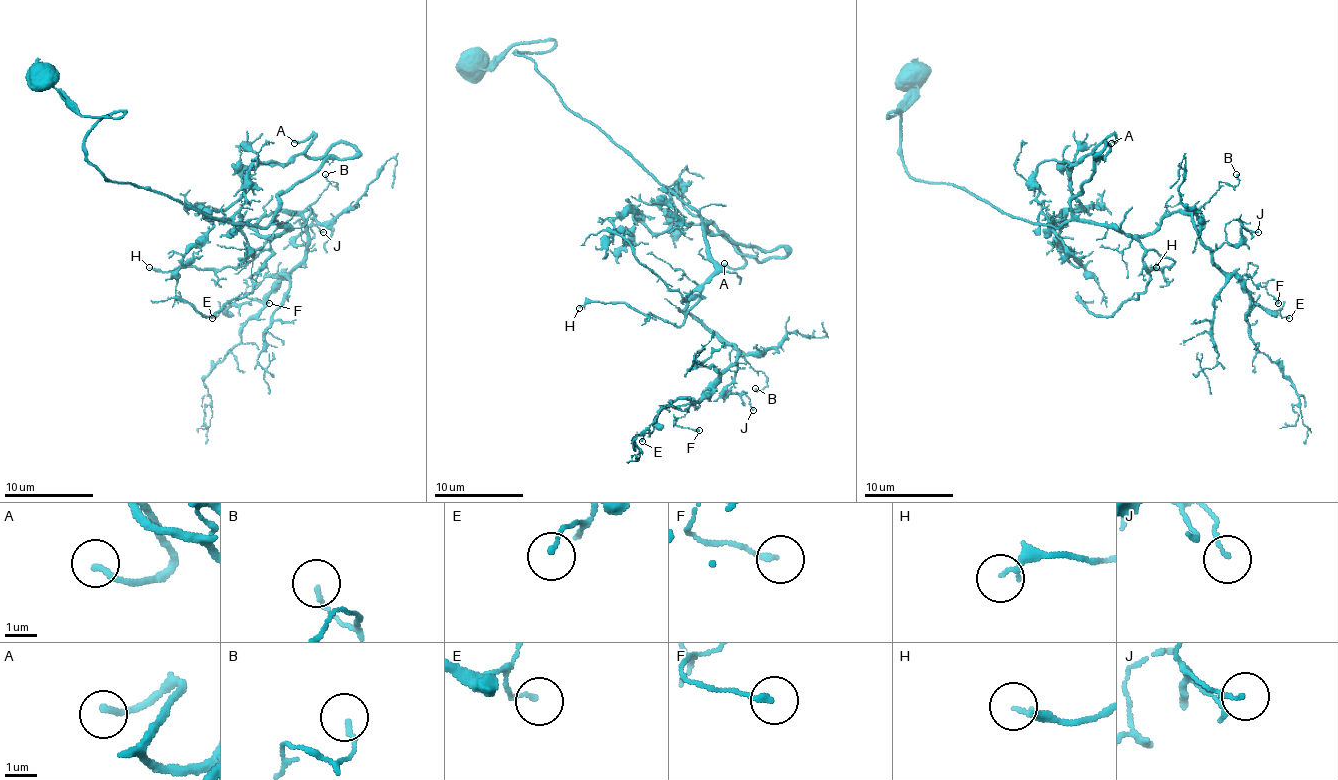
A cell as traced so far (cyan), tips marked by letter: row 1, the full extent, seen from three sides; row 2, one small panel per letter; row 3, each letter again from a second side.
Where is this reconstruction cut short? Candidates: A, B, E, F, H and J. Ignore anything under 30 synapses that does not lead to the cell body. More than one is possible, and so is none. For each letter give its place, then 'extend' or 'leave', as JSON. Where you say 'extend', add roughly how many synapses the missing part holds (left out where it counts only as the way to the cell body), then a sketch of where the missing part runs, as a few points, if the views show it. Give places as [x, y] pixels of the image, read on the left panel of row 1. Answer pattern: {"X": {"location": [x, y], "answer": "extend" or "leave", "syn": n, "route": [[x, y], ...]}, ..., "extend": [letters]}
{"A": {"location": [294, 143], "answer": "extend", "syn": 50, "route": [[294, 143], [276, 140], [272, 145], [267, 172], [254, 172], [229, 149], [220, 147], [194, 151]]}, "B": {"location": [325, 174], "answer": "leave"}, "E": {"location": [212, 318], "answer": "leave"}, "F": {"location": [269, 303], "answer": "leave"}, "H": {"location": [149, 267], "answer": "leave"}, "J": {"location": [323, 232], "answer": "leave"}, "extend": ["A"]}

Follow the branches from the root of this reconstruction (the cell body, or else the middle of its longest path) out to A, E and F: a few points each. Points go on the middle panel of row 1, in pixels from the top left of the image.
A: (472, 61), (486, 70), (512, 43), (552, 41), (515, 52), (739, 250), (739, 268), (724, 263)
E: (472, 61), (552, 41), (515, 52), (702, 219), (715, 270), (686, 310), (737, 359), (642, 441)
F: (472, 61), (552, 41), (515, 52), (702, 219), (715, 270), (686, 310), (737, 359), (673, 421), (699, 430)

